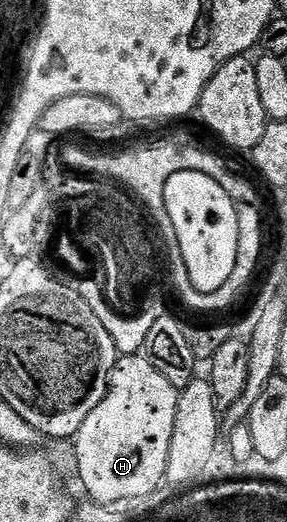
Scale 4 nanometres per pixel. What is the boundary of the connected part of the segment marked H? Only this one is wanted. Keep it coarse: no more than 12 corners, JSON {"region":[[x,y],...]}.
{"region":[[122,356],[75,438],[97,504],[165,481],[178,386]]}

